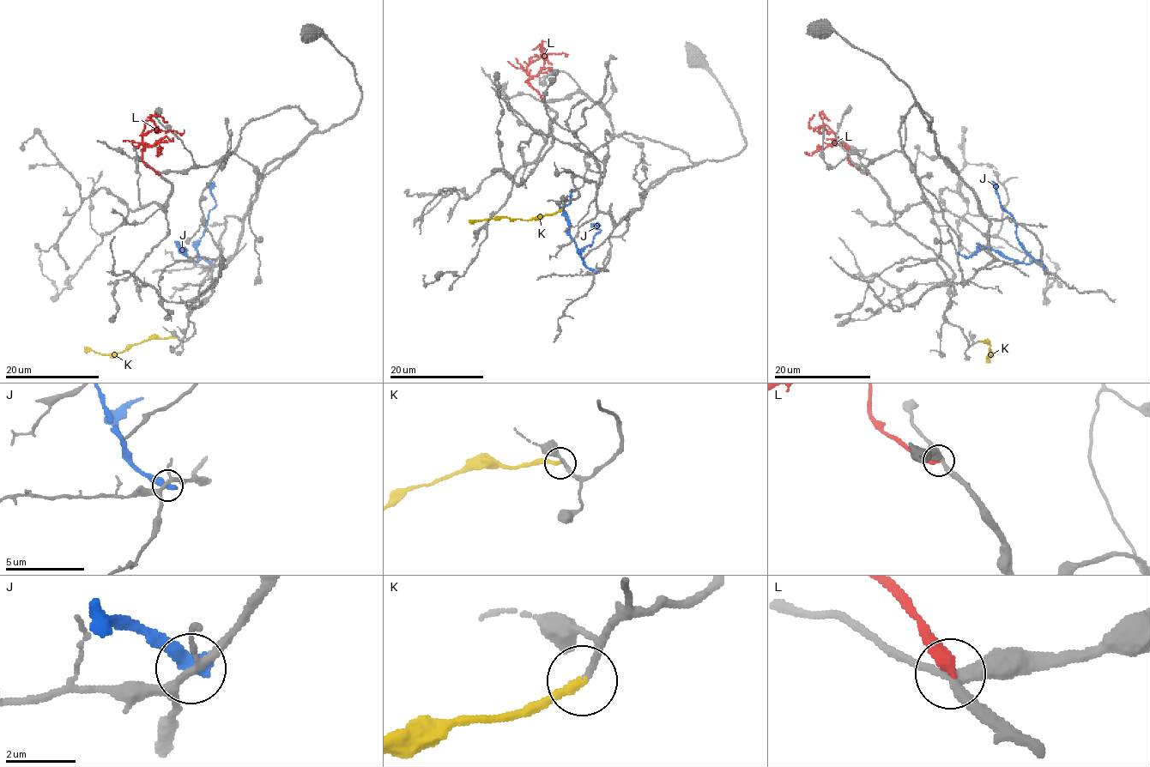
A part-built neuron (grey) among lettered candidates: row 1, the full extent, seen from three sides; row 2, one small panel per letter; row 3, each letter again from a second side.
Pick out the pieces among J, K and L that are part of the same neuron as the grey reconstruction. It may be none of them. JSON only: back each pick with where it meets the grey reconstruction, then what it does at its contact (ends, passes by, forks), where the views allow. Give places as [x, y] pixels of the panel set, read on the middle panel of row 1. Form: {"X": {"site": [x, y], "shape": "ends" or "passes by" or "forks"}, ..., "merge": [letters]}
{"K": {"site": [561, 209], "shape": "ends"}, "merge": ["K"]}

